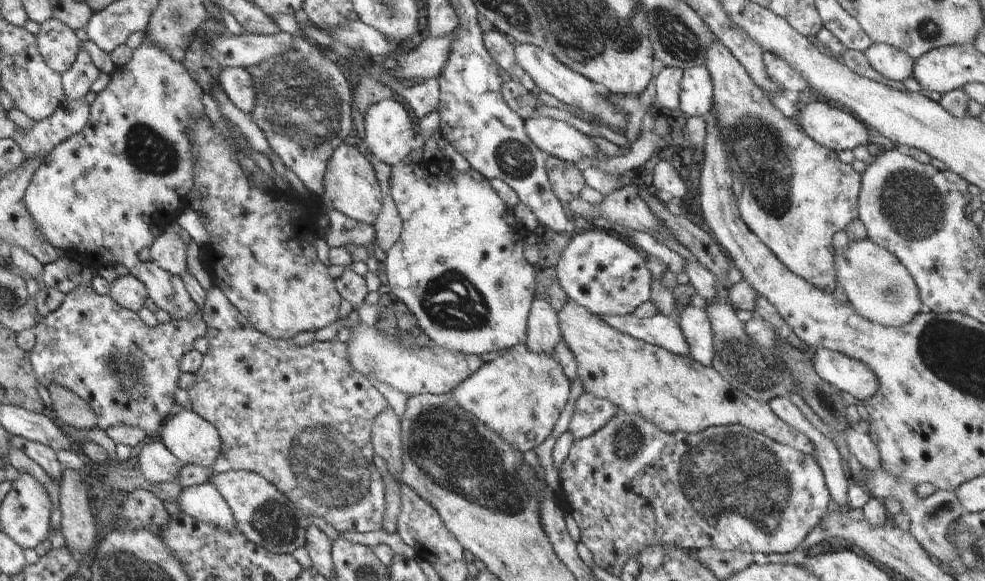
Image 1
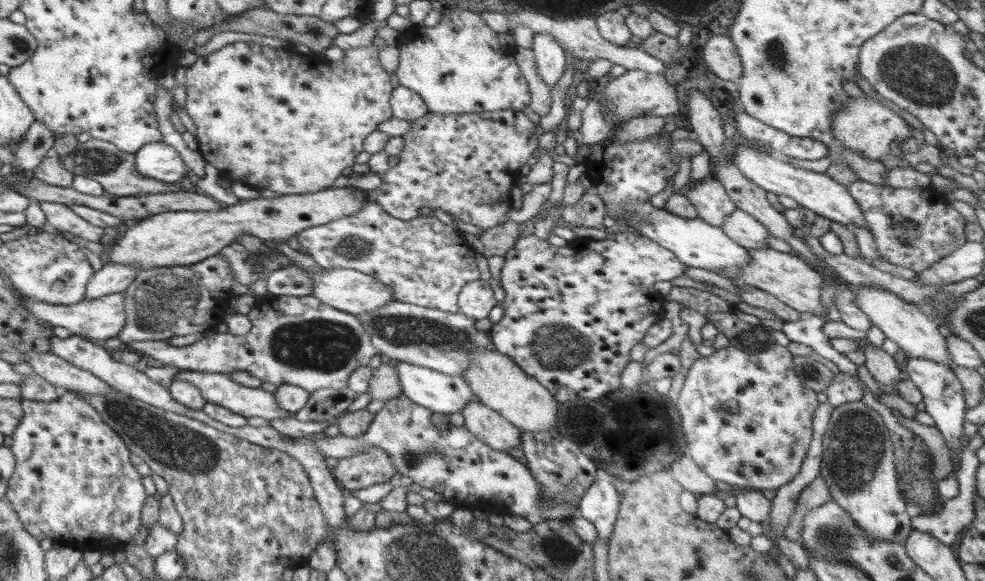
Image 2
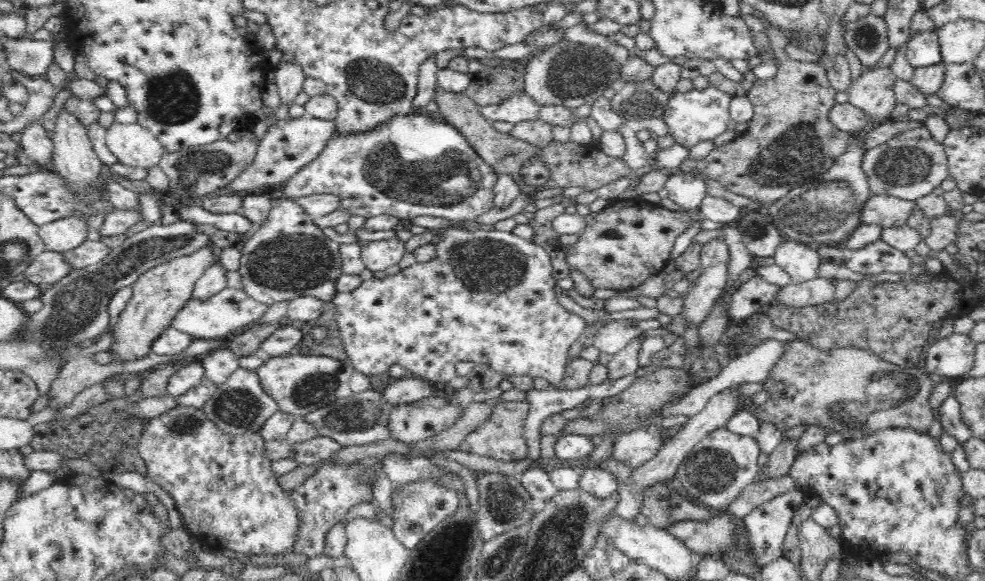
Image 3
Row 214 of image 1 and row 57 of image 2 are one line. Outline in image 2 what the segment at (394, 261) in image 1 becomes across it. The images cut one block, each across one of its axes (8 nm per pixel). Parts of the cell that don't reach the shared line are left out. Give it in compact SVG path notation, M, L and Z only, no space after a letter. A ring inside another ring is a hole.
M450 12L433 27L412 24L397 38L400 60L396 69L399 83L418 93L434 114L468 114L495 110L521 111L531 103L526 79L515 61L515 46L503 45L481 16L474 12Z

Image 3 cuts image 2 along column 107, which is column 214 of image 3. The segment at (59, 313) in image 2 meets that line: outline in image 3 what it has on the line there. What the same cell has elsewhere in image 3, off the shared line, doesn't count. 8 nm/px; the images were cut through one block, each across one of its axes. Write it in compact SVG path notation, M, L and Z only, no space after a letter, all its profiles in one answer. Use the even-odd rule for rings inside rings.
M226 287L212 298L206 298L206 300L190 298L184 308L180 310L180 313L176 314L172 325L173 328L188 333L194 338L222 340L252 326L255 321L264 316L268 309L267 304L254 300L251 296L248 296L244 289Z

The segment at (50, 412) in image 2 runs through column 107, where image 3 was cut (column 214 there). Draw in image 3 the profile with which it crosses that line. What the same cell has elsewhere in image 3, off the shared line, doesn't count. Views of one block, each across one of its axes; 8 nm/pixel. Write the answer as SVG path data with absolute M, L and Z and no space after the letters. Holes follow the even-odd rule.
M178 405L158 414L144 425L137 442L147 476L172 496L185 522L184 528L212 552L234 550L242 554L262 556L287 555L296 544L300 515L290 491L278 485L278 476L264 457L265 440L259 432L232 435L212 424L202 407Z

